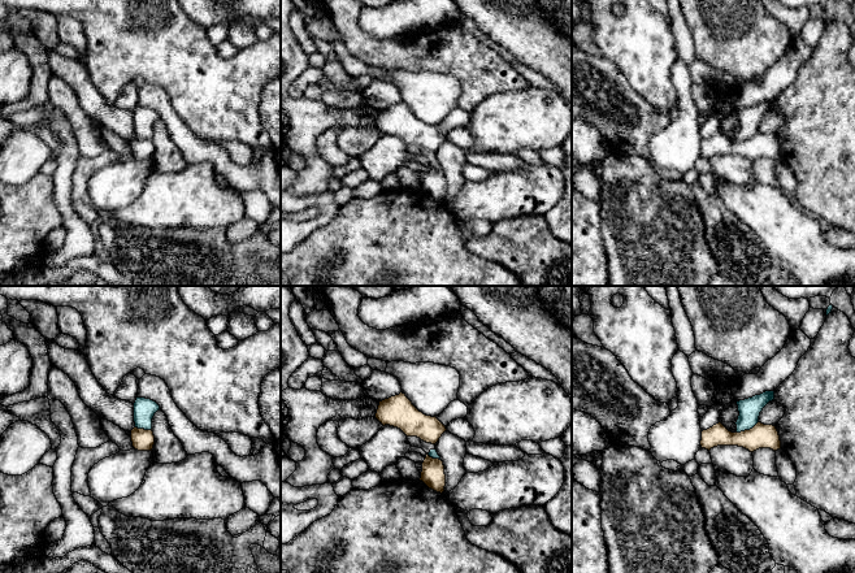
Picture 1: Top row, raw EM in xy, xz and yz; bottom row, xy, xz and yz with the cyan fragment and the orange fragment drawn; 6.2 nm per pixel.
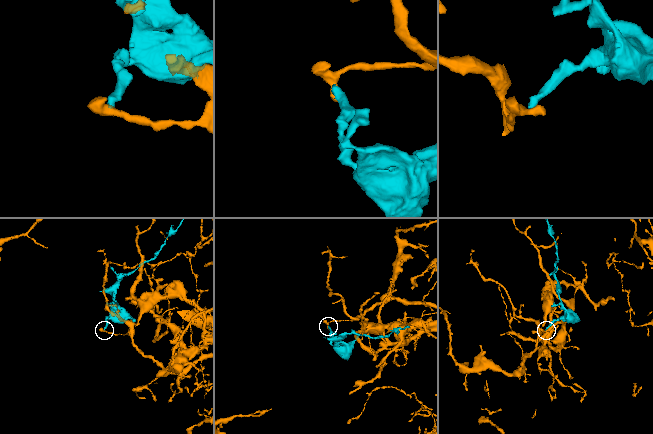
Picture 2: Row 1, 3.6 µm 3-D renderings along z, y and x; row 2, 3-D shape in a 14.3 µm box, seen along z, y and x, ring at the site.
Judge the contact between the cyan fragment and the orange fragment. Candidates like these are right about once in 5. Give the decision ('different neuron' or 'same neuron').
different neuron

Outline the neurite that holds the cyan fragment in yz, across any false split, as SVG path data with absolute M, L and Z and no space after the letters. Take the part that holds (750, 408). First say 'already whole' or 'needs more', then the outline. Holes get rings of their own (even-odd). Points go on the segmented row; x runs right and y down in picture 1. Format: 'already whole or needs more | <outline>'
already whole | M765 391L760 395L737 401L739 416L735 422L735 431L741 433L752 429L759 422L763 408L772 400L774 400L774 391Z

